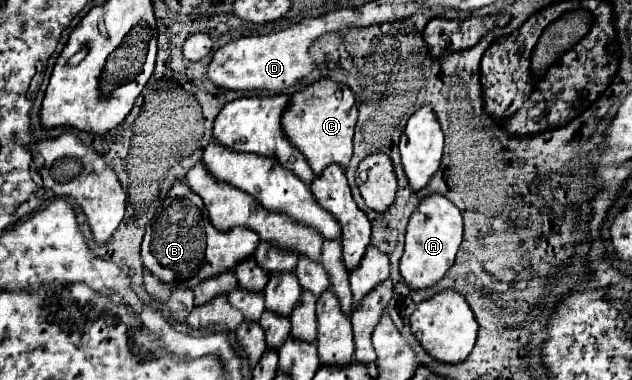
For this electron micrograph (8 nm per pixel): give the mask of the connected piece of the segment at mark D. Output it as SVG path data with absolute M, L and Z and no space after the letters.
M303 19L283 31L261 35L261 37L239 37L223 45L209 63L209 79L225 89L249 91L249 89L267 89L267 91L285 91L313 69L313 59L309 55L311 43L329 31L325 19Z

